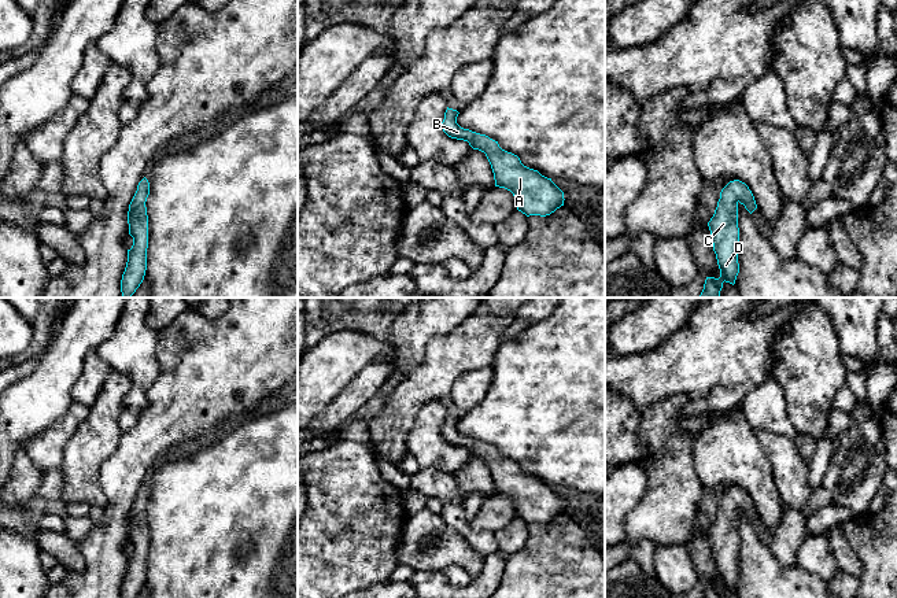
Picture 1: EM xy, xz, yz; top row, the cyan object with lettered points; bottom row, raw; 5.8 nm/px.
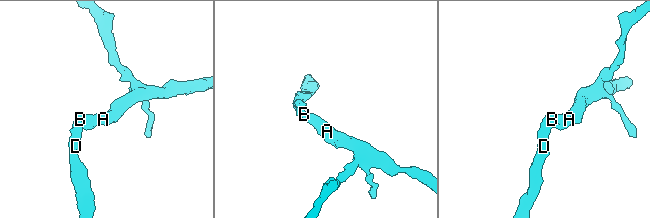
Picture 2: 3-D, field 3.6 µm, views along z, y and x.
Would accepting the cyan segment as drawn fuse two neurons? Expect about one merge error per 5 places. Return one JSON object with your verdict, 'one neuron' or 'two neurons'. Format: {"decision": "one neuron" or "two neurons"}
{"decision": "one neuron"}

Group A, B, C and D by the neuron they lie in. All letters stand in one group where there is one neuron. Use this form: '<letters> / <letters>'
A B C D

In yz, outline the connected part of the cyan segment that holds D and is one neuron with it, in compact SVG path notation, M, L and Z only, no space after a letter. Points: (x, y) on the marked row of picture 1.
M734 180L721 189L715 214L708 222L713 251L720 269L720 277L706 277L699 298L720 298L724 281L732 285L735 284L739 273L739 203L743 204L750 214L757 208L754 196L749 187L739 180Z

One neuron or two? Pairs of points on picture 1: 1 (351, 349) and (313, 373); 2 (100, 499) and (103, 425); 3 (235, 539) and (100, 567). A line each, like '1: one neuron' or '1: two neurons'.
1: one neuron
2: one neuron
3: two neurons

